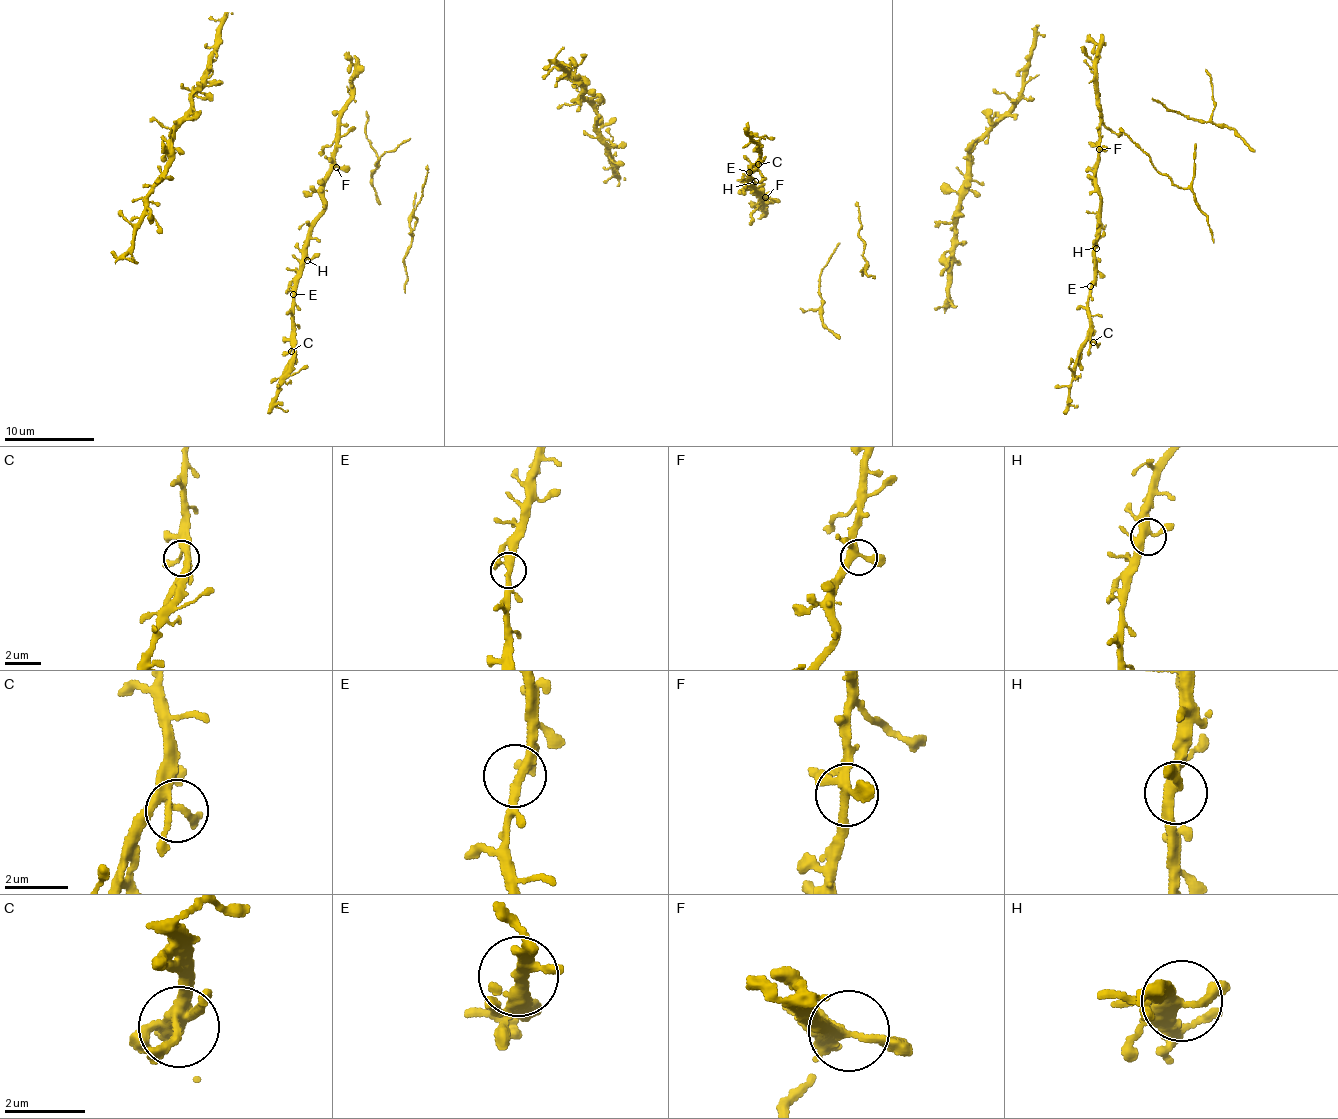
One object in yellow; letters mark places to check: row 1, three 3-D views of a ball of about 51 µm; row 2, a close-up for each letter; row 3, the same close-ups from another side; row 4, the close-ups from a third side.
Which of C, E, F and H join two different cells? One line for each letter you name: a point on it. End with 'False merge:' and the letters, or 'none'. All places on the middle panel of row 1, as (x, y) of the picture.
False merge: none

